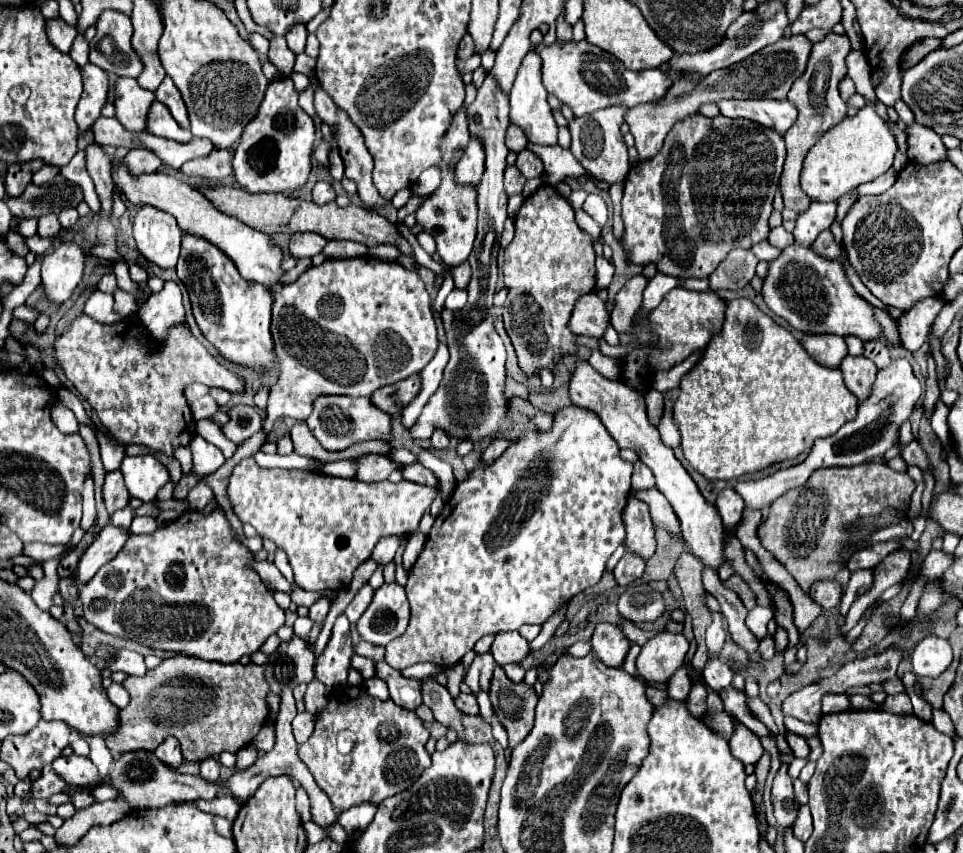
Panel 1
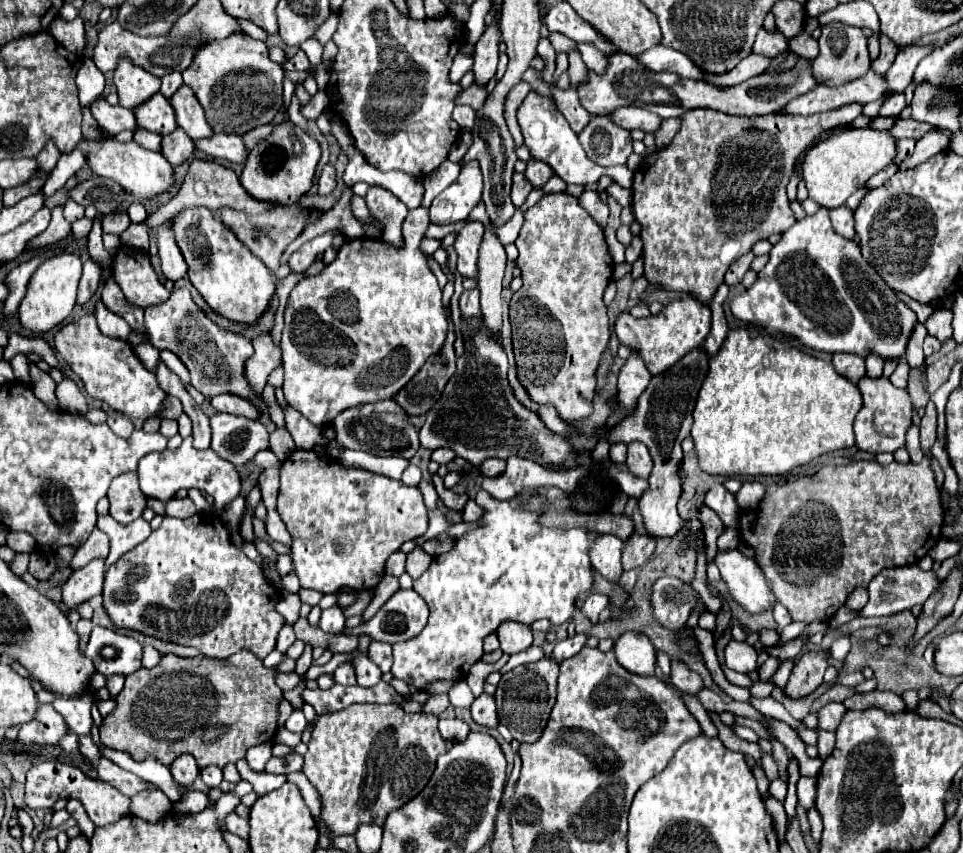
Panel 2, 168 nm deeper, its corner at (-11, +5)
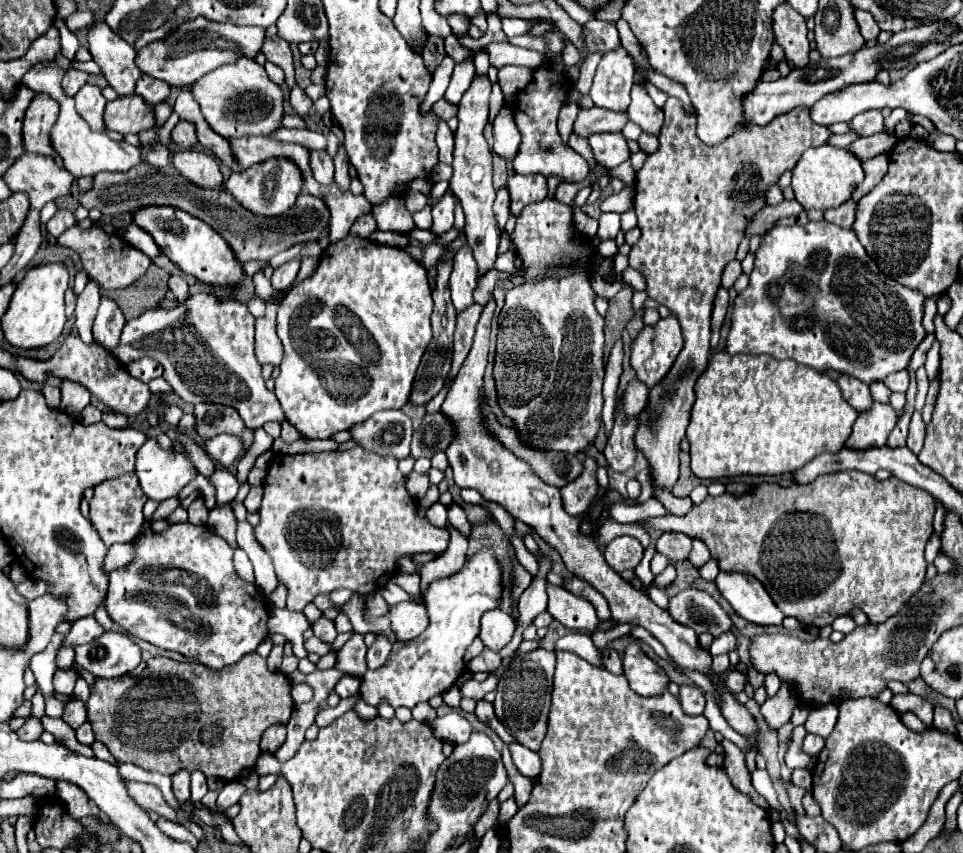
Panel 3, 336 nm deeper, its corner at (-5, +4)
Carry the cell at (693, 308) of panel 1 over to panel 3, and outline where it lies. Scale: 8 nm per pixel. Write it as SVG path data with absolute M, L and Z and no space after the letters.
M674 315L660 319L652 327L646 325L632 343L630 353L630 365L636 371L636 379L648 389L658 385L682 351L682 343L682 329Z

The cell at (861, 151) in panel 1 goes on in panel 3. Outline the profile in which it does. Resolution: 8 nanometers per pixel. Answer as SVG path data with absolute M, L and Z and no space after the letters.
M830 145L808 149L792 169L792 189L794 189L796 201L806 211L808 209L826 211L832 207L840 207L844 201L850 199L852 191L856 189L856 185L862 183L862 179L864 179L864 171L860 161L852 157L848 149L838 149Z

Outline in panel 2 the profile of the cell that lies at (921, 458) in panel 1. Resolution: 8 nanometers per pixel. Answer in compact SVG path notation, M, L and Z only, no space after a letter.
M862 376L858 380L858 390L862 392L864 406L858 412L856 422L854 422L856 446L864 452L870 452L870 454L896 452L898 448L906 446L906 432L913 424L913 404L908 390L892 386L892 382L886 376L880 376L880 378Z

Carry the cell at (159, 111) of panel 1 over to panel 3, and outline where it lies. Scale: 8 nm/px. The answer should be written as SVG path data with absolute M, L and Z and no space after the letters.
M126 95L106 103L104 125L110 131L140 133L154 127L154 109L140 95Z

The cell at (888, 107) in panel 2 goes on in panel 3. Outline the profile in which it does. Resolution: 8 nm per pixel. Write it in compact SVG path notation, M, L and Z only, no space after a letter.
M872 109L872 111L856 115L848 125L850 125L850 131L854 131L858 137L868 137L868 135L876 135L884 129L882 121L884 121L882 113Z

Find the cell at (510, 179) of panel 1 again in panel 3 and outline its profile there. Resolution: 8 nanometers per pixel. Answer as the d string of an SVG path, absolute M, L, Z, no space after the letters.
M506 187L500 189L500 191L496 193L494 215L496 215L496 223L498 223L498 227L504 229L506 221L508 221L508 217L510 217L510 213L508 213L508 191L506 191Z

